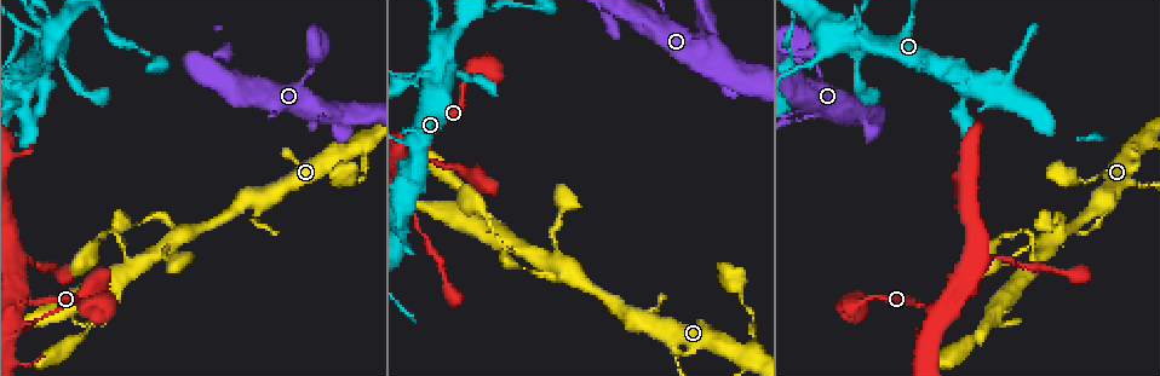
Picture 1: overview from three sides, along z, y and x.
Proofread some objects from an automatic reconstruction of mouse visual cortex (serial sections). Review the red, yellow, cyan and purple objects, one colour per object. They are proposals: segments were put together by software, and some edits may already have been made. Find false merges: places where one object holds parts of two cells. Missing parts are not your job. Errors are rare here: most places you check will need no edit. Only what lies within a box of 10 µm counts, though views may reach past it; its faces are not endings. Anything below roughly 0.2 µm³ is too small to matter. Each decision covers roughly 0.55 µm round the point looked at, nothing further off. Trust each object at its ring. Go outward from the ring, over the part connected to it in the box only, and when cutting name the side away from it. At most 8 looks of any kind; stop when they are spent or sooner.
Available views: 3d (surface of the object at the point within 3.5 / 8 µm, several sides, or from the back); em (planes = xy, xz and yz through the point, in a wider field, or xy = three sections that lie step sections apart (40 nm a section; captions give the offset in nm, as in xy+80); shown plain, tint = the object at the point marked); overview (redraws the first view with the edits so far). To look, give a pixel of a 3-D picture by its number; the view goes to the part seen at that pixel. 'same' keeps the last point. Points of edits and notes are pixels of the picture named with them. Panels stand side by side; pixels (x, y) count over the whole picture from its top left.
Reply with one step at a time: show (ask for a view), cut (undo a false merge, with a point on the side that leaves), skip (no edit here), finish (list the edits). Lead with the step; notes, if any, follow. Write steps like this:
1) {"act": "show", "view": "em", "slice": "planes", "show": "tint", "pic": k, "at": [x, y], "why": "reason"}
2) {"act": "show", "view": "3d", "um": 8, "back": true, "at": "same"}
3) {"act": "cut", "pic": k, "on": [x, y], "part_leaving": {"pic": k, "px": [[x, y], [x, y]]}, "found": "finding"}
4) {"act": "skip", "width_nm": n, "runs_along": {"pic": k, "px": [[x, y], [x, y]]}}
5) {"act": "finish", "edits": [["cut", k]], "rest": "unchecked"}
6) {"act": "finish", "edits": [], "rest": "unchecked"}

{"act": "show", "view": "3d", "um": 3.5, "pic": 1, "at": [322, 114], "why": "abrupt turn"}

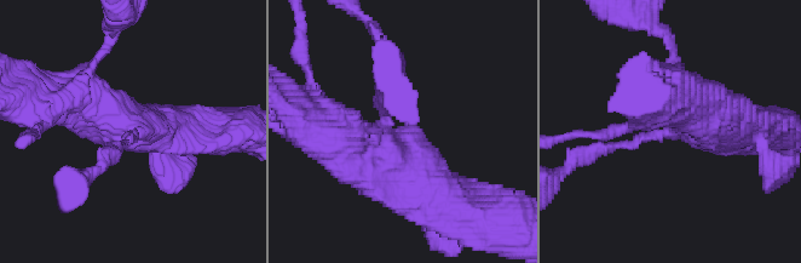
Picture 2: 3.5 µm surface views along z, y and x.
{"act": "show", "view": "em", "slice": "planes", "show": "tint", "pic": 2, "at": [136, 130], "arm_widths_nm": [150, 600], "why": "shape alone is not enough"}

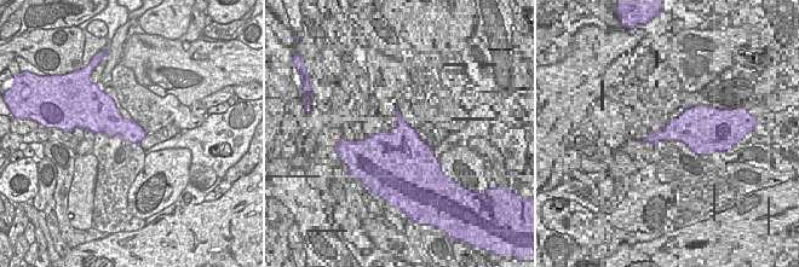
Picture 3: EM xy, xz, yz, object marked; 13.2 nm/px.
{"act": "skip", "width_nm": 320, "runs_along": {"pic": 2, "px": [[683, 95], [704, 121], [597, 150]]}, "found": "all the same cell"}

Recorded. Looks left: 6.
{"act": "show", "view": "3d", "um": 8, "pic": 1, "at": [120, 295], "why": "three arms meet"}

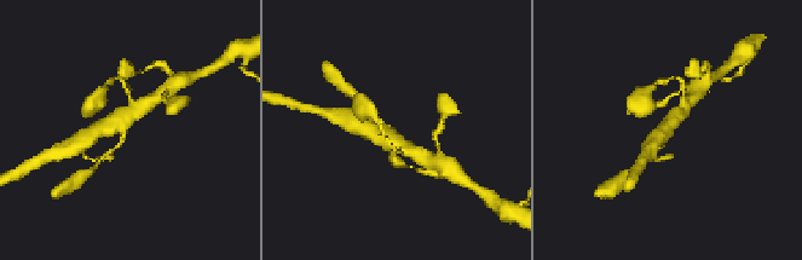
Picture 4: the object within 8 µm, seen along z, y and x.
{"act": "show", "view": "3d", "um": 3.5, "at": "same", "why": "zoom in"}

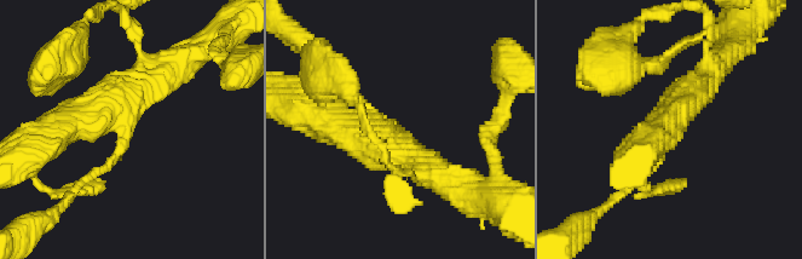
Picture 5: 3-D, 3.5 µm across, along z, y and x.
{"act": "show", "view": "em", "slice": "xy", "step": 2, "show": "tint", "pic": 5, "at": [398, 130], "arms": 3, "arm_widths_nm": [150, 400, 450], "why": "need the tissue"}

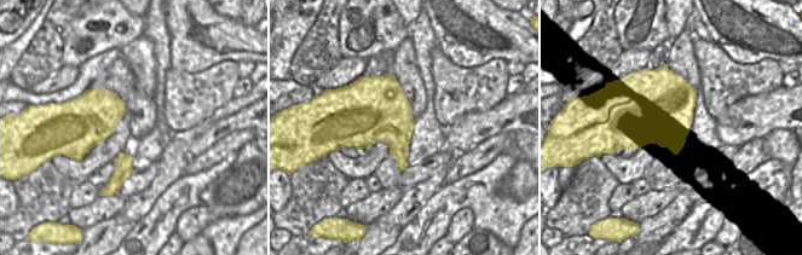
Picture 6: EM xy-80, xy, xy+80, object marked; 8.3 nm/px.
{"act": "skip", "found": "all the same cell"}

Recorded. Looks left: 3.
{"act": "show", "view": "3d", "um": 3.5, "pic": 1, "at": [30, 326], "why": "calibre changes"}

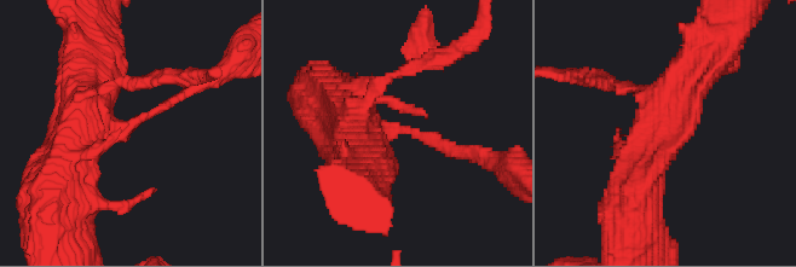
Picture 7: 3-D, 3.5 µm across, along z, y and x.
{"act": "show", "view": "em", "slice": "xy", "step": 3, "show": "tint", "pic": 7, "at": [396, 130], "arm_widths_nm": [150, 250], "why": "shape alone is not enough"}

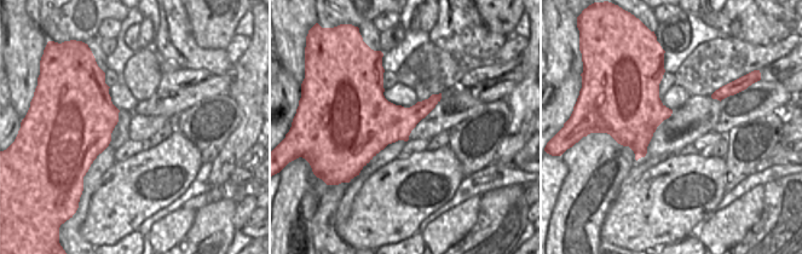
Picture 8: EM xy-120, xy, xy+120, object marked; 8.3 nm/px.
{"act": "skip", "width_nm": 420, "runs_along": {"pic": 7, "px": [[364, 105], [356, 127], [411, 131], [463, 152]]}, "found": "continuous, no second cell"}

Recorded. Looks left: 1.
{"act": "finish", "edits": [], "rest": "unchecked"}

